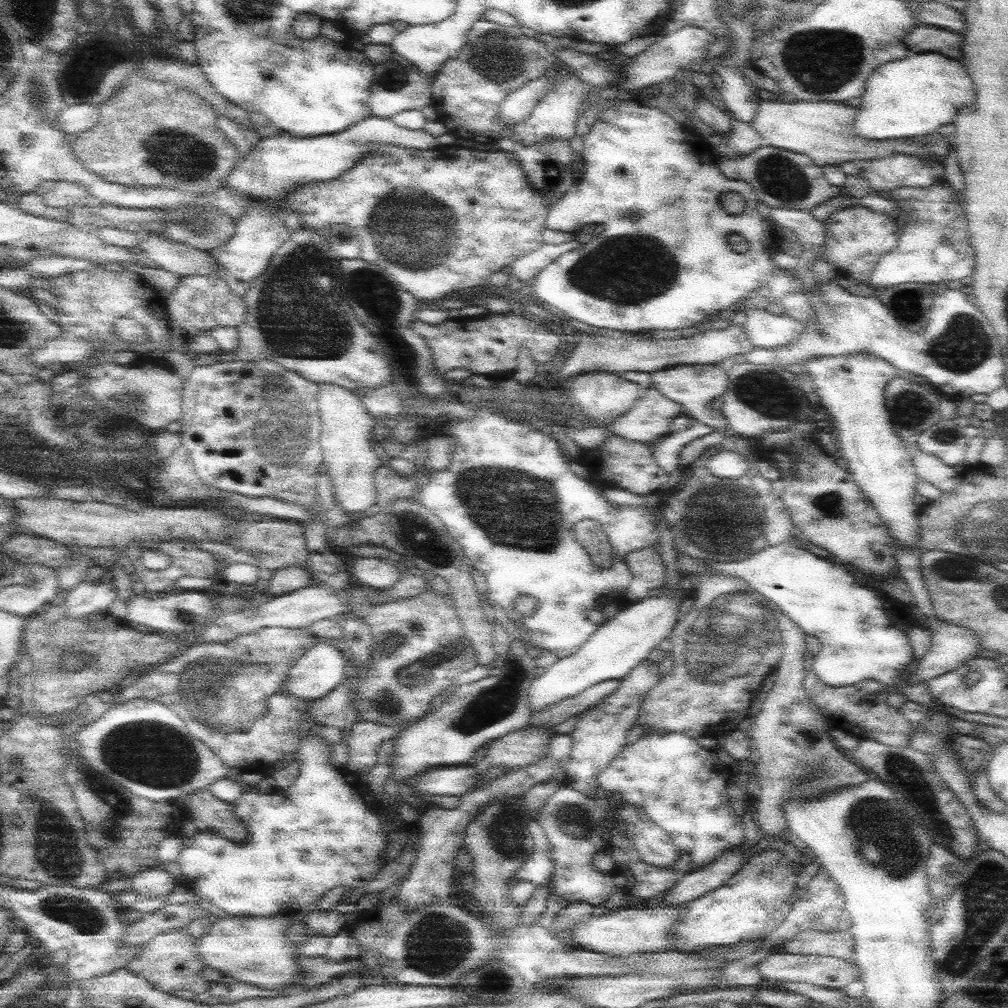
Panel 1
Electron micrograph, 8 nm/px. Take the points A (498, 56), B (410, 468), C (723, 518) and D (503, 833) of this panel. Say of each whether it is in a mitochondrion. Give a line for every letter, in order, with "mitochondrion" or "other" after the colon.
A: mitochondrion
B: other
C: mitochondrion
D: mitochondrion

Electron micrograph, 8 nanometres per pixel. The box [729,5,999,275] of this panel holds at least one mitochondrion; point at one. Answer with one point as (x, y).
(818, 61)

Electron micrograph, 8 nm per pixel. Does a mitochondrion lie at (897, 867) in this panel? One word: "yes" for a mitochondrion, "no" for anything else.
yes

